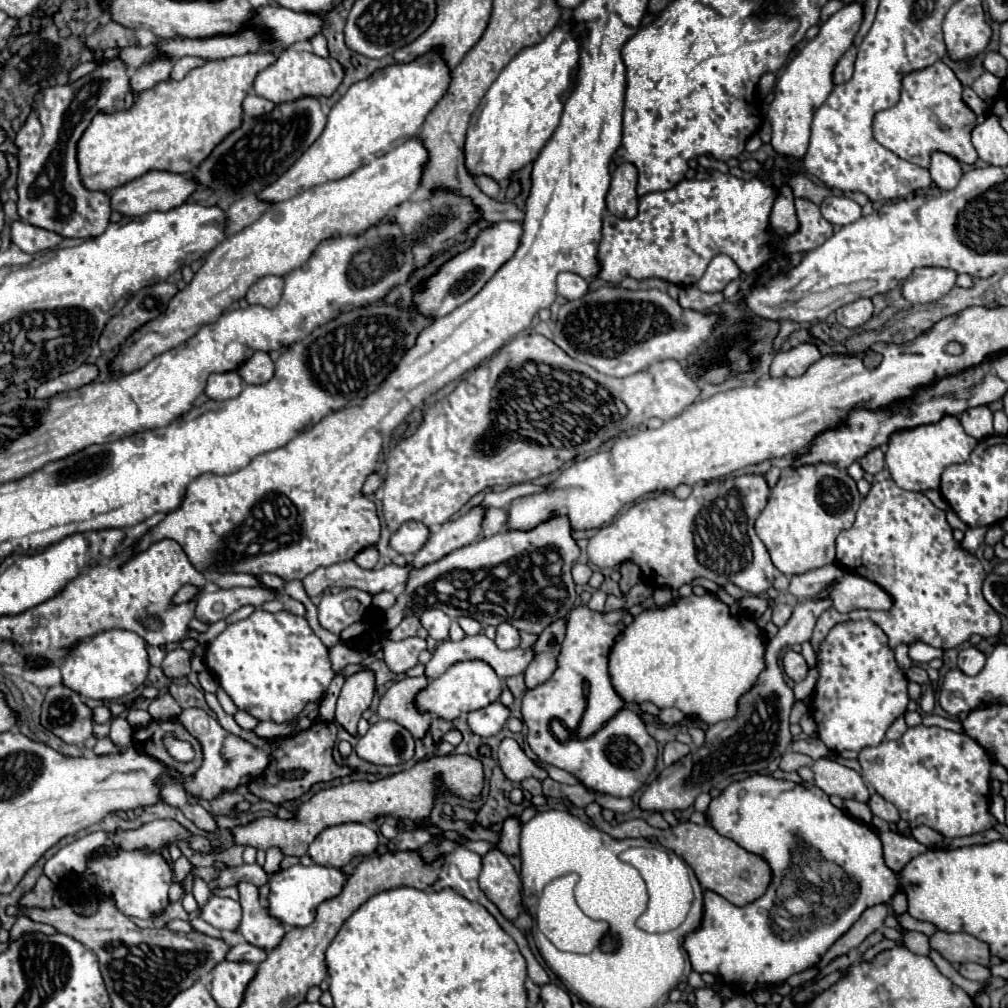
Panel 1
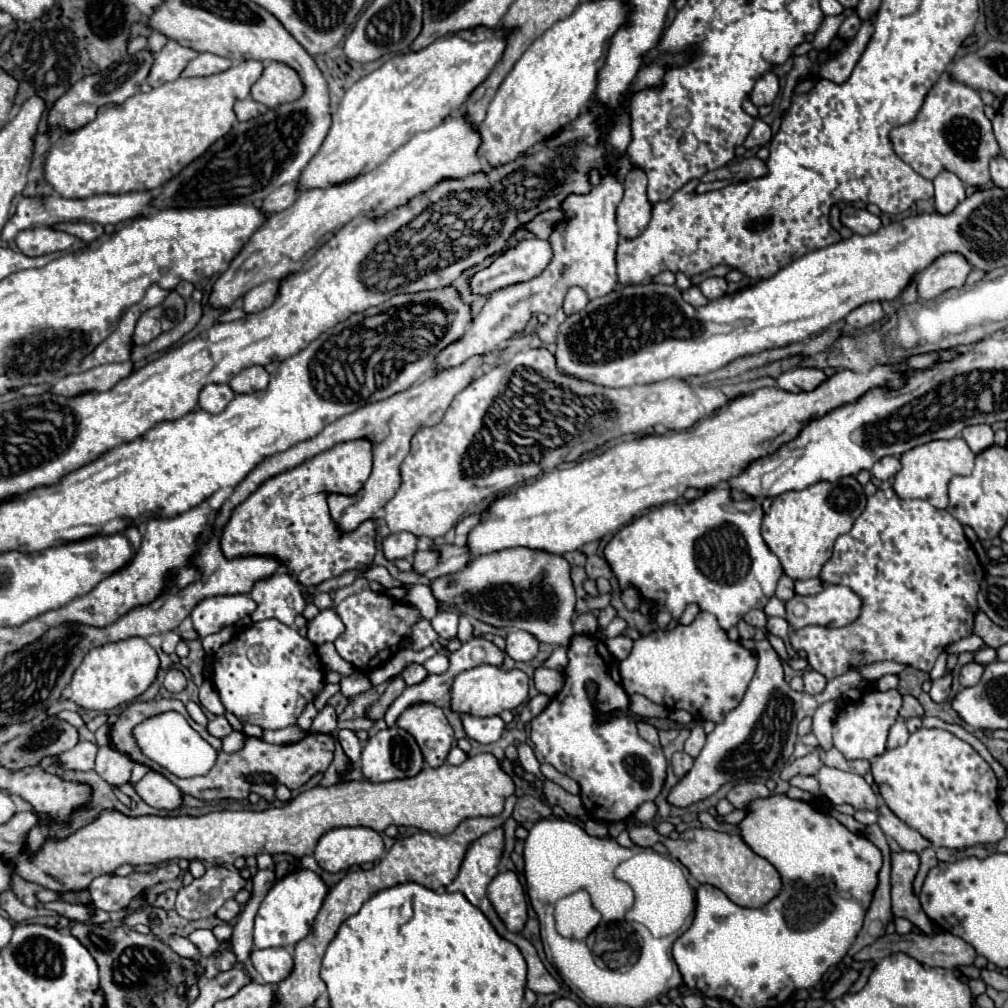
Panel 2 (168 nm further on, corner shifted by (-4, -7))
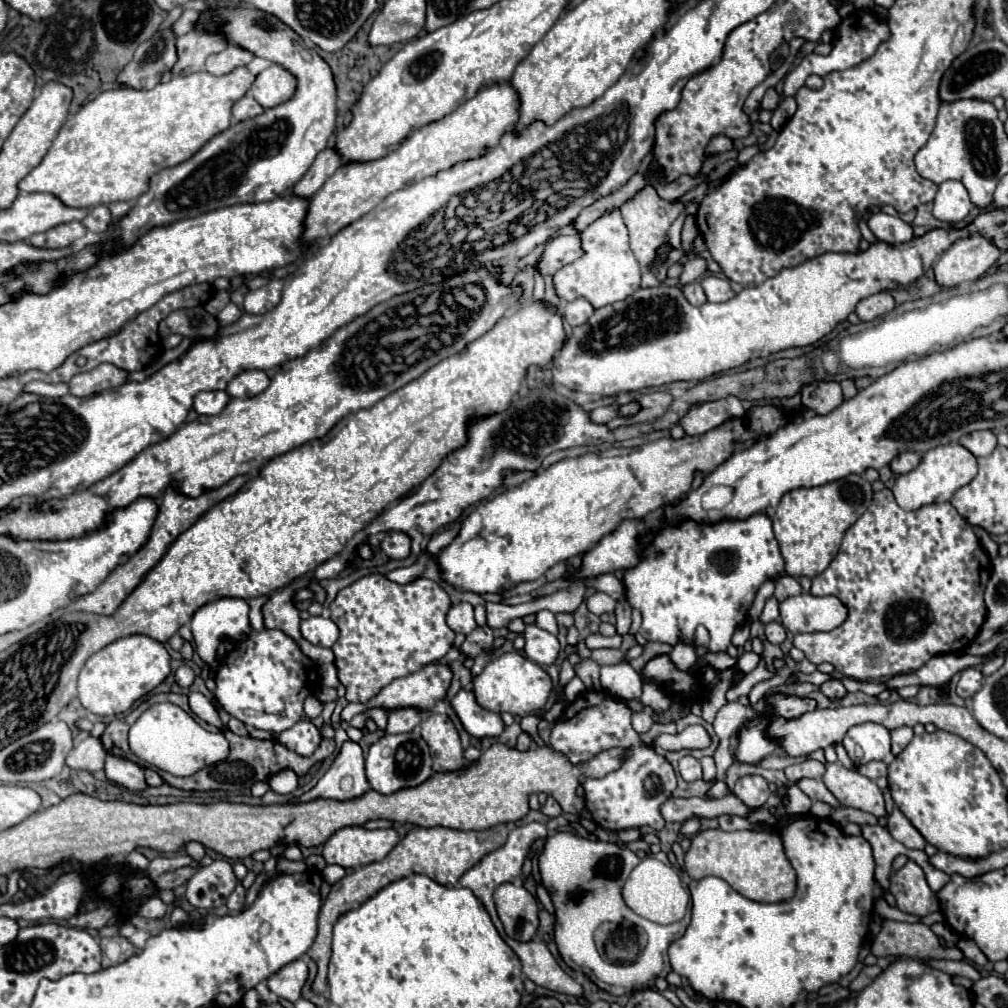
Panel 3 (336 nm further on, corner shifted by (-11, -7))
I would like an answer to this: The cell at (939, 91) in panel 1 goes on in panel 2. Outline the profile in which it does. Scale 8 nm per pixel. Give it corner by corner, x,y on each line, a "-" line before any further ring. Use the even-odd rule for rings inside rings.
947,71
929,89
917,117
911,123
891,129
889,139
897,157
911,165
921,177
933,179
937,173
947,169
973,187
989,185
989,159
999,153
979,93
961,81
955,81

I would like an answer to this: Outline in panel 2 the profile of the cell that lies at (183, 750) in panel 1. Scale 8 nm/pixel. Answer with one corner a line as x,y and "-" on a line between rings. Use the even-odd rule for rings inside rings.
175,711
163,713
159,717
153,717
153,719
139,723
133,729
133,735
147,757
151,757
155,763
159,763
167,771
175,773
177,777
207,775
215,763
215,755
217,755
215,749
199,737
199,733
185,721
183,715
179,715

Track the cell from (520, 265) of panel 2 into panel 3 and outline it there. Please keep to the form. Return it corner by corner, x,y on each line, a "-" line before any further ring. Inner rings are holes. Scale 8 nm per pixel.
568,235
568,237
554,237
546,243
546,251
538,261
538,269
542,275
552,275
564,265
576,261
582,257
582,245
580,245
580,235

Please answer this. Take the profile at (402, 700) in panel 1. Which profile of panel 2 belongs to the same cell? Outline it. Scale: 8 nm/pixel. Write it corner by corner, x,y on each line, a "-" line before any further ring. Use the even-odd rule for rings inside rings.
433,703
411,705
401,713
397,725
415,737
427,765
439,767
445,763
447,751
453,745
453,729
447,723
441,707

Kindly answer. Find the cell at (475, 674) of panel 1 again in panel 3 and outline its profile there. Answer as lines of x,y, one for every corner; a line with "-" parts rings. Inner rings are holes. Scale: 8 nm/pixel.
512,651
512,653
502,653
500,657
494,657
484,667
484,671
474,679
474,693
478,703
490,711
496,711
496,713
506,711
506,713
524,717
546,705
552,693
552,679
538,663
530,661
518,651

